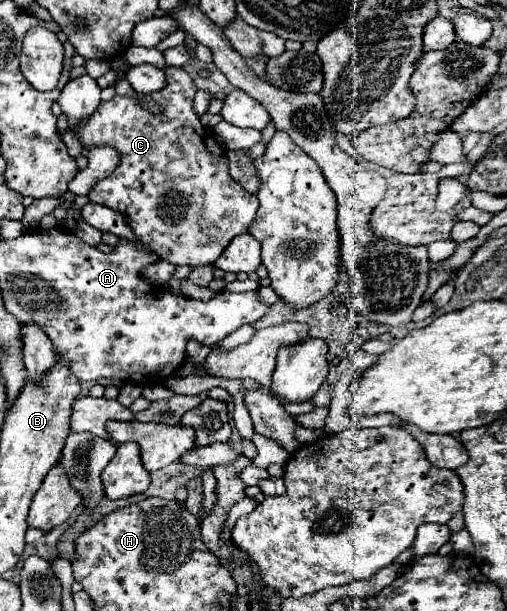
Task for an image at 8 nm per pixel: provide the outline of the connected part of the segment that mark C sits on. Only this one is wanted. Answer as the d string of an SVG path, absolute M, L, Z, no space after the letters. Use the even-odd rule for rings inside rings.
M167 66L165 80L165 88L153 94L117 94L111 100L101 102L93 116L77 124L77 136L85 150L97 146L115 146L119 152L119 166L113 170L113 174L93 186L89 200L121 212L127 218L133 234L163 260L169 260L175 266L203 266L205 262L215 262L237 234L249 230L257 214L257 198L231 178L227 152L217 146L211 130L201 124L199 114L193 108L193 96L197 92L193 78L183 68ZM145 100L153 100L161 112L143 108Z

